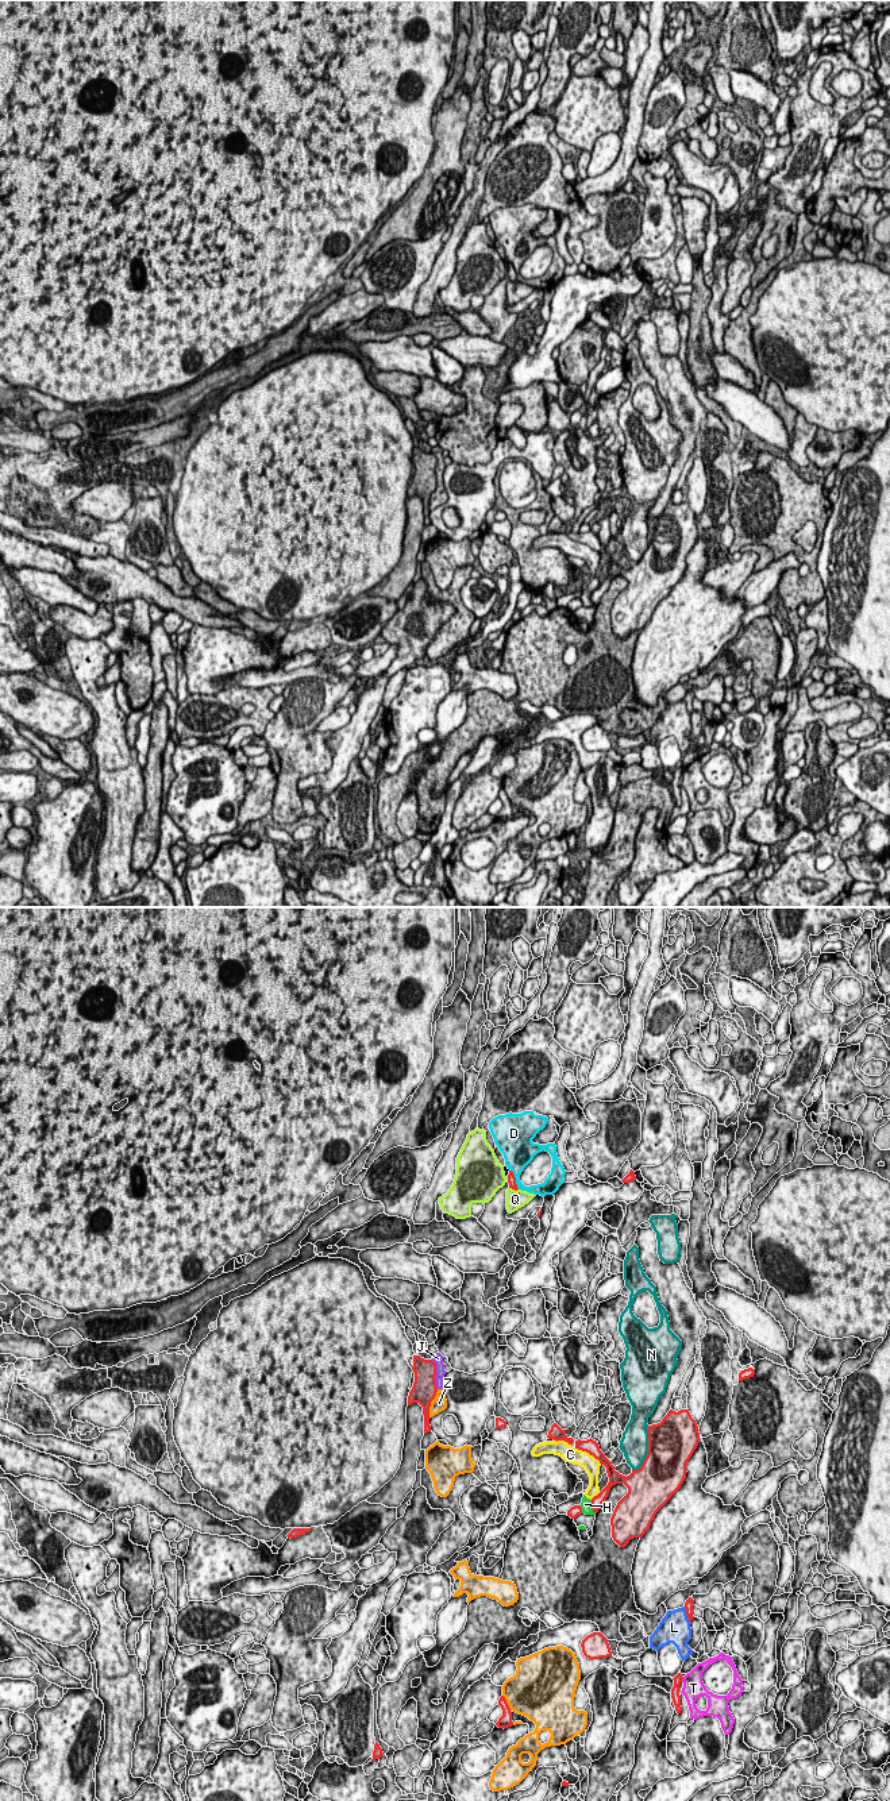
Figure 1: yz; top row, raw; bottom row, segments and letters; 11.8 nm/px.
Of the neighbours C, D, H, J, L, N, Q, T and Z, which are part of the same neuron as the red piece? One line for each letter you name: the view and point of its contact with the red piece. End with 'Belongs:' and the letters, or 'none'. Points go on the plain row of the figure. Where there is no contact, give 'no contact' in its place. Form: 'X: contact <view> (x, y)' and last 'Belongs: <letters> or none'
Belongs: none

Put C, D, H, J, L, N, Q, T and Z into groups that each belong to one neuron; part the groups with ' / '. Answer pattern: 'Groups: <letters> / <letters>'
Groups: C H / D / J Z / L / N / Q / T

